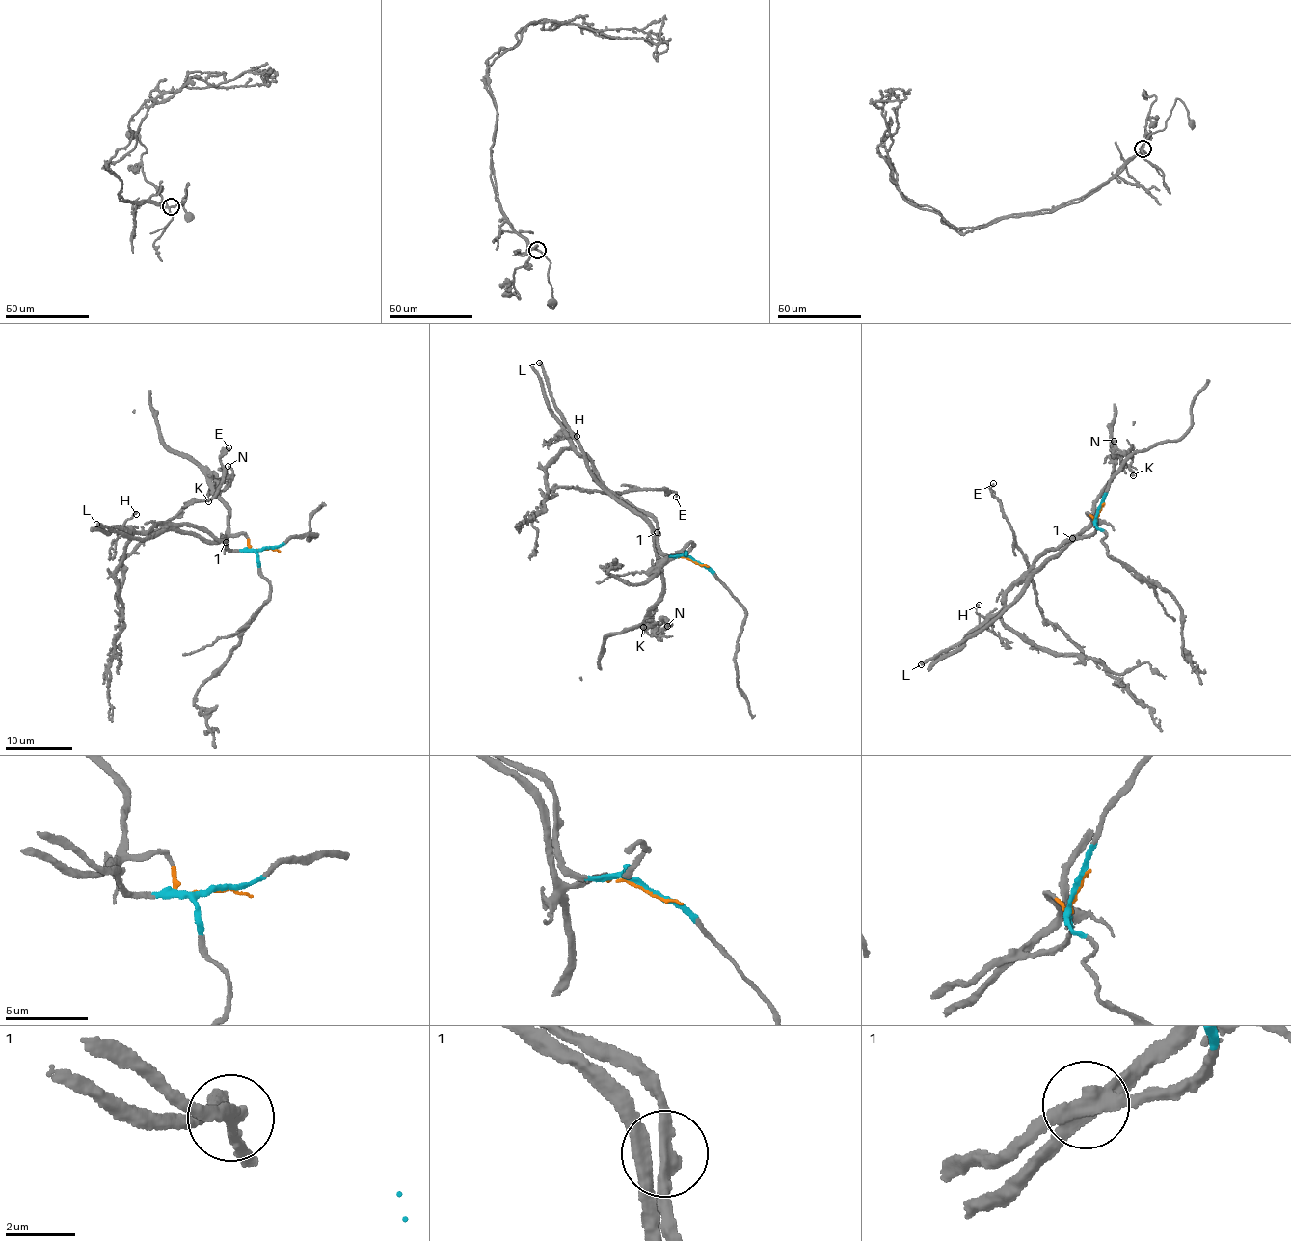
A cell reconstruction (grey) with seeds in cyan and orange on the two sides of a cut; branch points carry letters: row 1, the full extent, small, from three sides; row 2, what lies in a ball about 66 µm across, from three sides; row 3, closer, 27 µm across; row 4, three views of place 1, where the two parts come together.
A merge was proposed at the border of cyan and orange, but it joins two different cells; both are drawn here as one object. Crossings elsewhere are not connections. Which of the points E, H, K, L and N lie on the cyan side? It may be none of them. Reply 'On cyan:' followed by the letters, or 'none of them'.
On cyan: E, H

